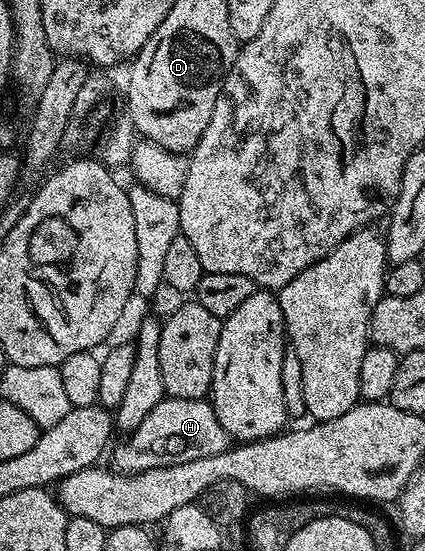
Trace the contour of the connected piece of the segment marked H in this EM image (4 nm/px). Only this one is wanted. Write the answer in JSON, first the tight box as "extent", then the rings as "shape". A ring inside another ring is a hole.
{"extent":[113,398,232,475],"shape":[[[164,398],[118,448],[115,446],[113,470],[123,475],[139,475],[148,469],[160,469],[180,465],[184,461],[196,461],[200,457],[212,457],[227,450],[232,440],[220,425],[213,406],[200,399]]]}

